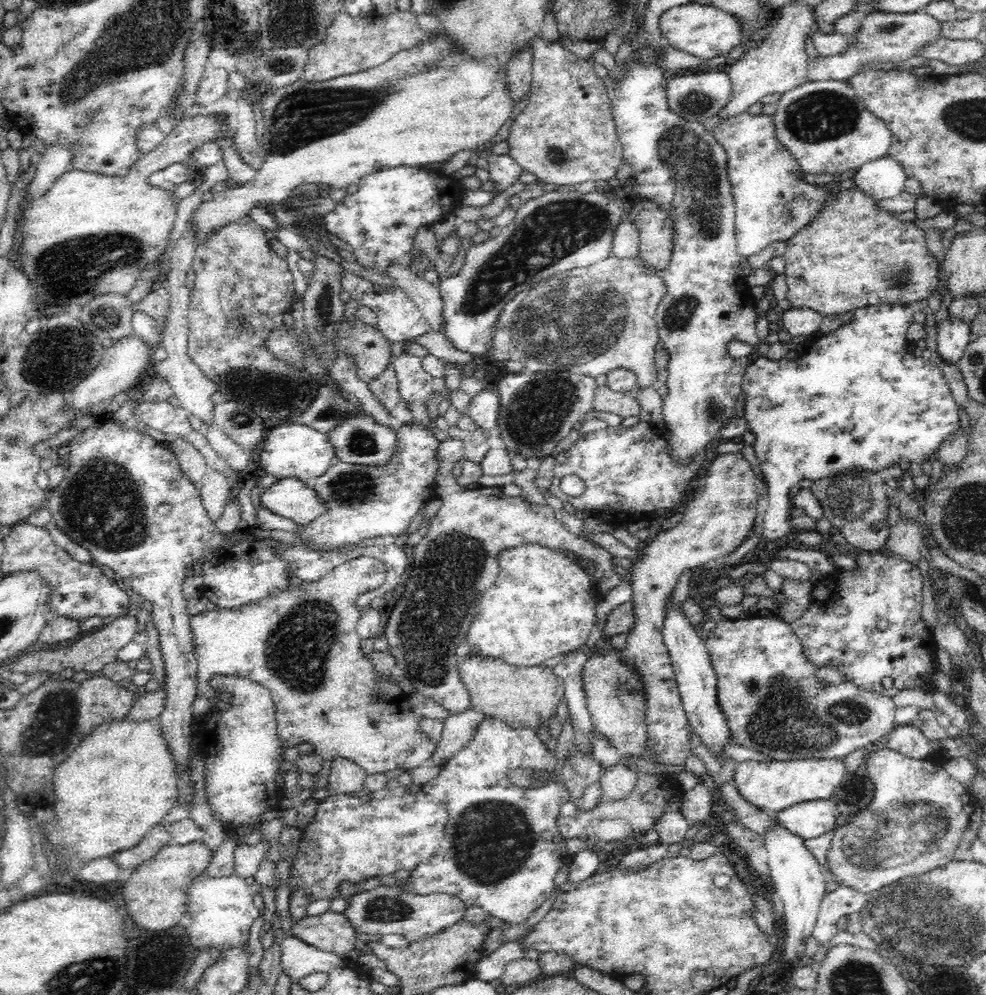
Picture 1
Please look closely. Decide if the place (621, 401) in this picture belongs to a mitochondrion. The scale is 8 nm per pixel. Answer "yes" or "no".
no

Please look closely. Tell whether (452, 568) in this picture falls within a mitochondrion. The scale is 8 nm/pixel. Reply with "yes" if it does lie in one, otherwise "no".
yes

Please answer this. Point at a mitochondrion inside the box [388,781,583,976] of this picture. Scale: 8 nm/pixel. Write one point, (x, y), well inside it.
(482, 851)

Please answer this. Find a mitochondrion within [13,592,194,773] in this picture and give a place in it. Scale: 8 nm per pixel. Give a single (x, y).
(56, 720)

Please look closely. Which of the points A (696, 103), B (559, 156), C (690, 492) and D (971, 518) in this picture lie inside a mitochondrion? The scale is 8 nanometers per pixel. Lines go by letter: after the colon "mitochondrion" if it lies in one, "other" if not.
A: mitochondrion
B: mitochondrion
C: other
D: mitochondrion

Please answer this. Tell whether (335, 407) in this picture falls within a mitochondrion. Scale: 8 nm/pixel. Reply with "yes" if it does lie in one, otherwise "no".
yes

